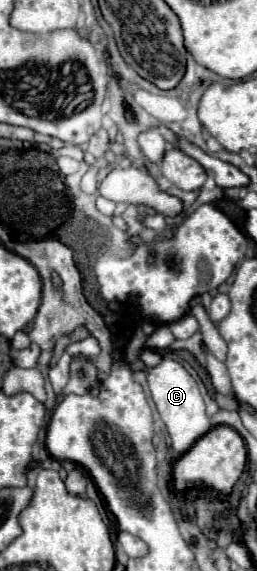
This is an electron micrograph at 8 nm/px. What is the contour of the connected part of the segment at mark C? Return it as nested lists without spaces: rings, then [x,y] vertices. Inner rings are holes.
[[[164,357],[156,367],[150,367],[148,371],[148,387],[152,393],[152,399],[156,403],[156,409],[170,433],[172,447],[176,453],[184,453],[192,447],[196,439],[200,439],[210,427],[210,419],[206,415],[206,407],[198,389],[198,383],[192,379],[192,375],[182,367],[182,363]]]

